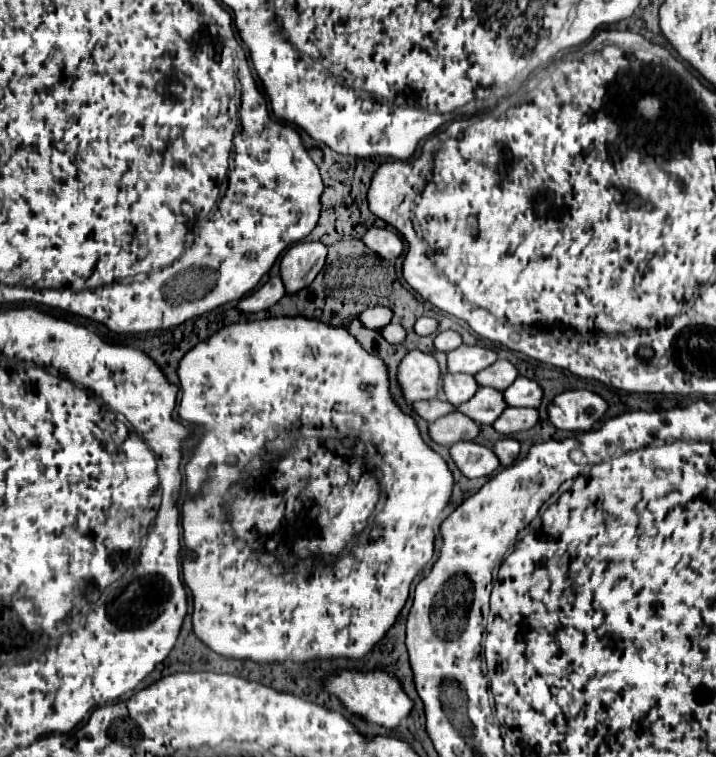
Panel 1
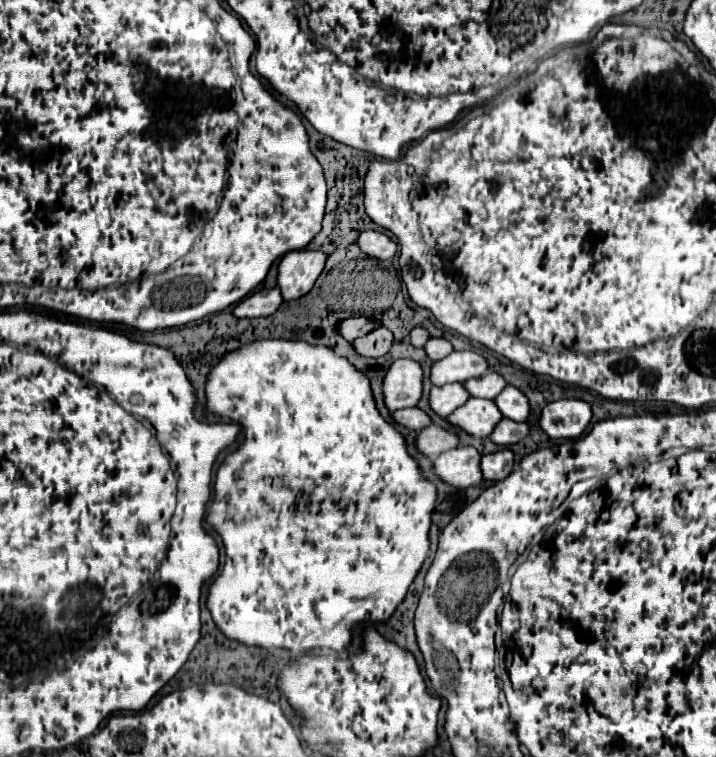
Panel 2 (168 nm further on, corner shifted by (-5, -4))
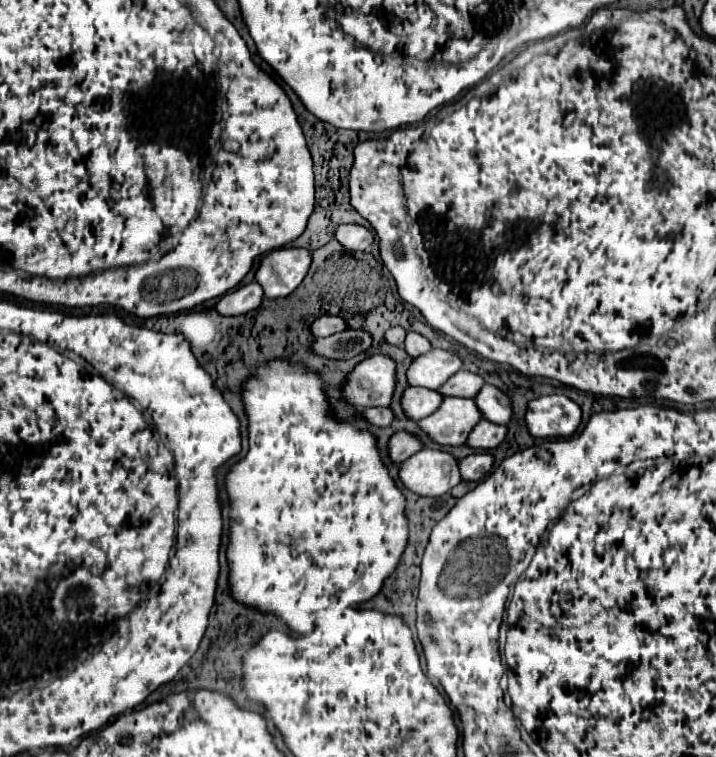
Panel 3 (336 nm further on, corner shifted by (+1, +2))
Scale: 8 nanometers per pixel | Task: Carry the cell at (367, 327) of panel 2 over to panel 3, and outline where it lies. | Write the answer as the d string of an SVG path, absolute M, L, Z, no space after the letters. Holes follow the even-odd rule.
M322 315L322 317L318 317L314 321L314 325L310 329L314 329L314 335L316 337L328 337L328 335L346 331L348 329L348 323L346 323L346 319L336 317L336 315Z

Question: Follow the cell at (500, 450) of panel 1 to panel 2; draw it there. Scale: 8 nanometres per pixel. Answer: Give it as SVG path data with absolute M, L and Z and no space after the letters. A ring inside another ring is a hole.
M500 449L480 459L480 471L486 481L502 481L504 477L510 475L512 465L514 465L514 453L510 449Z

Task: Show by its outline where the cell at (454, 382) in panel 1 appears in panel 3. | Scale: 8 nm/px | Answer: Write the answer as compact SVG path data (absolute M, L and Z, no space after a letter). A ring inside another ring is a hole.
M408 387L402 395L402 407L410 419L420 421L430 413L434 413L440 407L442 399L444 397L438 391L426 387Z

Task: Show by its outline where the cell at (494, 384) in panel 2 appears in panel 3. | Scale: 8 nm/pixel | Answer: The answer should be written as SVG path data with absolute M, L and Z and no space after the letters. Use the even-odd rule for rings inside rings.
M458 371L454 373L454 377L450 377L450 381L446 381L446 385L442 385L442 389L438 389L444 397L452 395L452 397L476 397L478 391L482 389L484 379L476 373L470 371Z

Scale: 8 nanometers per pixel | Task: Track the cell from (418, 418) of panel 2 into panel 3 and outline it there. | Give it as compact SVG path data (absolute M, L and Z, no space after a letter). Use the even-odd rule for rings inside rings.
M372 407L372 409L366 409L364 417L370 423L378 425L378 427L388 427L394 421L394 413L392 413L390 407Z

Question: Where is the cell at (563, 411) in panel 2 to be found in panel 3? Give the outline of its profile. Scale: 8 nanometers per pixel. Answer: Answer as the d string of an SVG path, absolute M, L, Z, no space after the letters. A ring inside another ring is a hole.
M547 395L530 401L526 425L532 437L570 437L580 425L580 407L566 395Z

